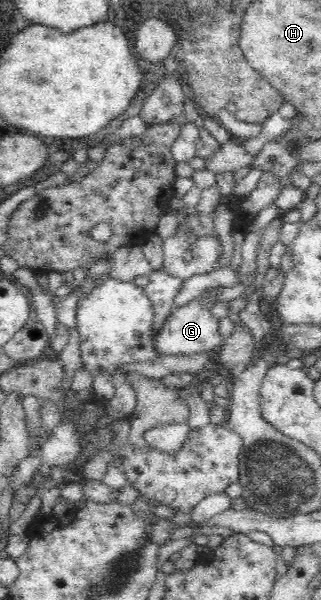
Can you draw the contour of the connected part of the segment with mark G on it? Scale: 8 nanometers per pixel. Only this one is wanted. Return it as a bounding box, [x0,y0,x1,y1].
[155,288,224,355]

